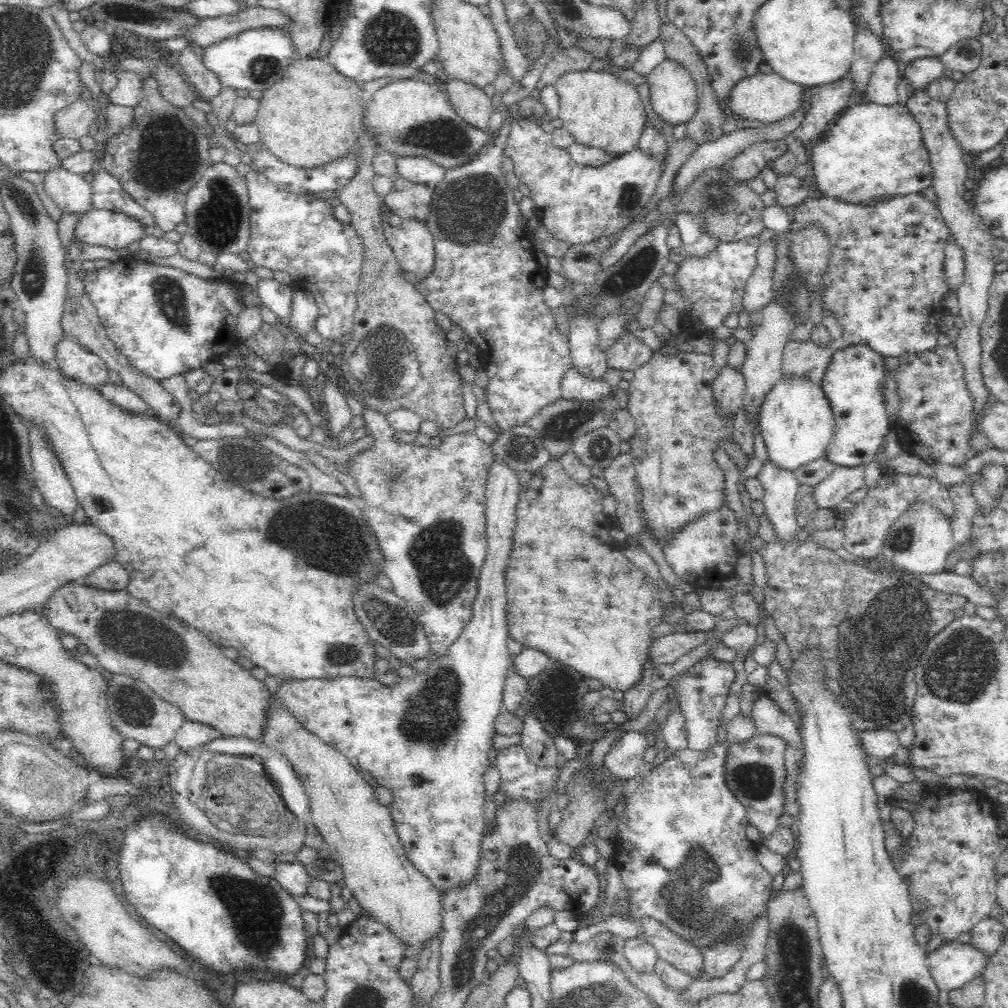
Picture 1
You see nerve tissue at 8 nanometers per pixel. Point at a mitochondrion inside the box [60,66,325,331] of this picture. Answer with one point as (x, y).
(219, 218)

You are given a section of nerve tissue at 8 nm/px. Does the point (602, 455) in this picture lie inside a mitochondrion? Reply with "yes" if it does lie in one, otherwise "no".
no

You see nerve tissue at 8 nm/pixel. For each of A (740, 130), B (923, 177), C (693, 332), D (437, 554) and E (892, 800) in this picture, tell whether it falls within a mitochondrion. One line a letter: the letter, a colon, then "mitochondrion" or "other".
A: other
B: other
C: other
D: mitochondrion
E: other

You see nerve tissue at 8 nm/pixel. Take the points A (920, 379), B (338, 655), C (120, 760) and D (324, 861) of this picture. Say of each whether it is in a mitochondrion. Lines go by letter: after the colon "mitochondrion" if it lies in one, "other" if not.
A: mitochondrion
B: mitochondrion
C: other
D: other

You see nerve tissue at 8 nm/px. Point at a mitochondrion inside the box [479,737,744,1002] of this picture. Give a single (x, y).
(693, 893)

